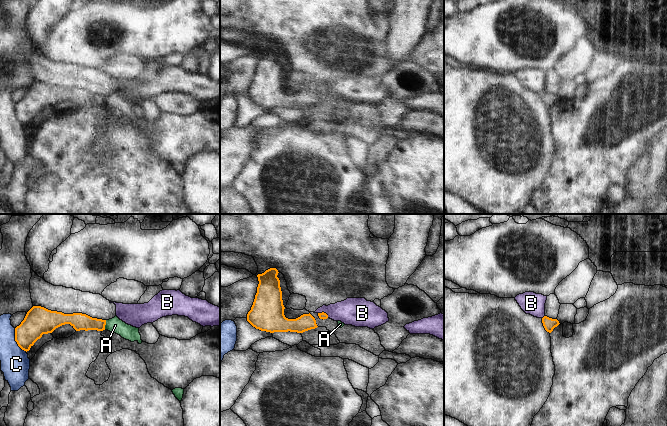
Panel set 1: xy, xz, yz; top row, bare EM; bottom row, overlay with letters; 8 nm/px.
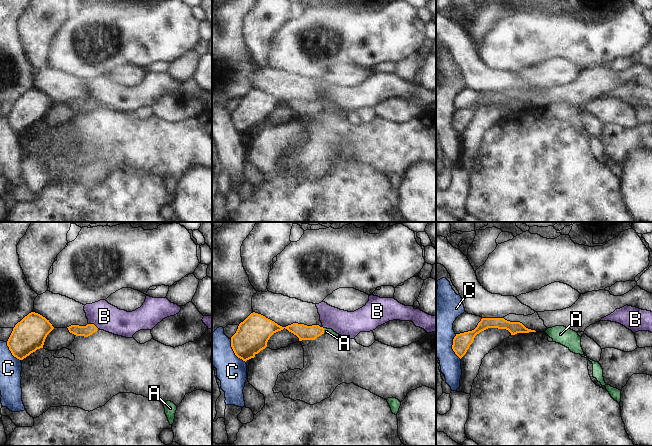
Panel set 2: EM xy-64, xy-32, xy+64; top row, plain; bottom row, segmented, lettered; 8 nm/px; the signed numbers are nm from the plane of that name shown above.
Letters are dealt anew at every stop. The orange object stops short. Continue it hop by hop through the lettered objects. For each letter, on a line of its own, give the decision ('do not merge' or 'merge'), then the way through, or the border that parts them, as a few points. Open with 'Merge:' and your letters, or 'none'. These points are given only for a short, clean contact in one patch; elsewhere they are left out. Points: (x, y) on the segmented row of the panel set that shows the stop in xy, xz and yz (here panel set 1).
Merge: none
A: do not merge | along xy (106, 320), (104, 329)
B: do not merge
C: do not merge

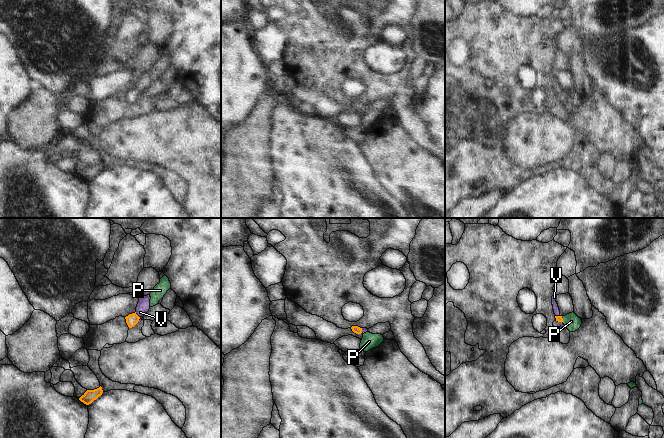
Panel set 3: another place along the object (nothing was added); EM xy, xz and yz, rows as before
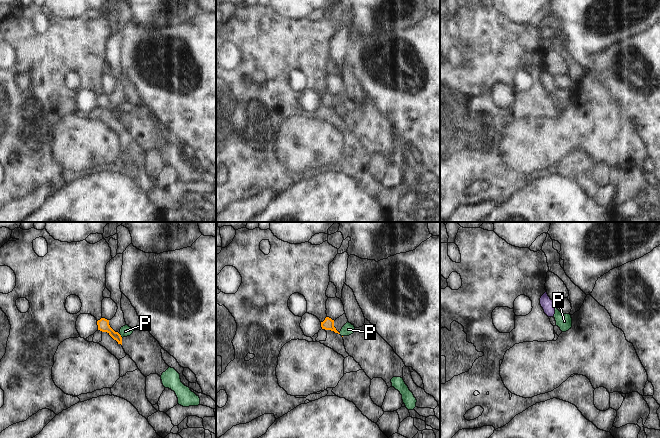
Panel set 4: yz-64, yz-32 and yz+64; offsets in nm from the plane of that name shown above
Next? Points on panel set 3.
Merge: V
P: do not merge | along yz (561, 316), (563, 321)
V: merge | across xy (132, 319), (137, 315), (143, 306)

